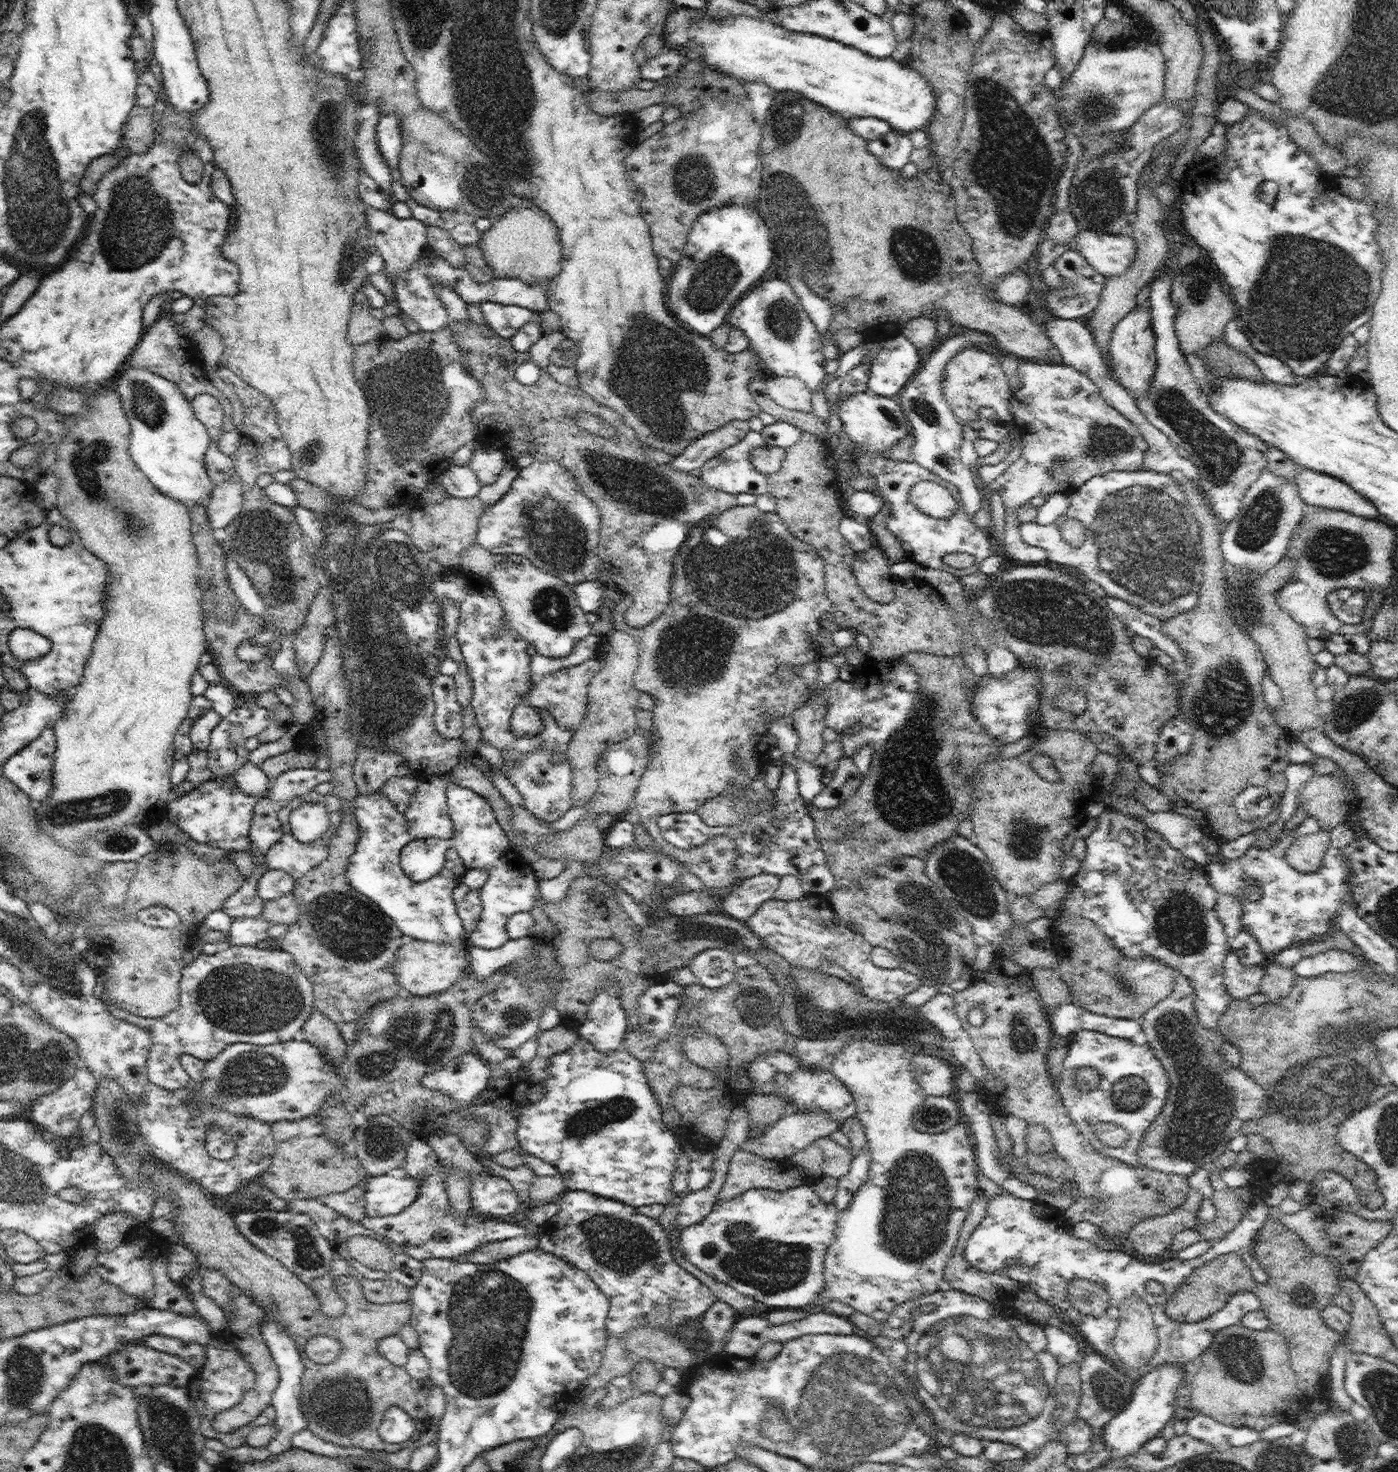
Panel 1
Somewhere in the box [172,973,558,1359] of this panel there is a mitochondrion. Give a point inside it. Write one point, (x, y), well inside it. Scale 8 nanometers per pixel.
(414, 1036)

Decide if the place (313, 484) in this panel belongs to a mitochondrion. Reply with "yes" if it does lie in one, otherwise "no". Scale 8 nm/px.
no

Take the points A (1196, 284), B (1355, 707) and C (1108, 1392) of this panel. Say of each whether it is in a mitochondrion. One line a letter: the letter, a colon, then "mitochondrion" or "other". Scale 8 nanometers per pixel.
A: mitochondrion
B: mitochondrion
C: mitochondrion

